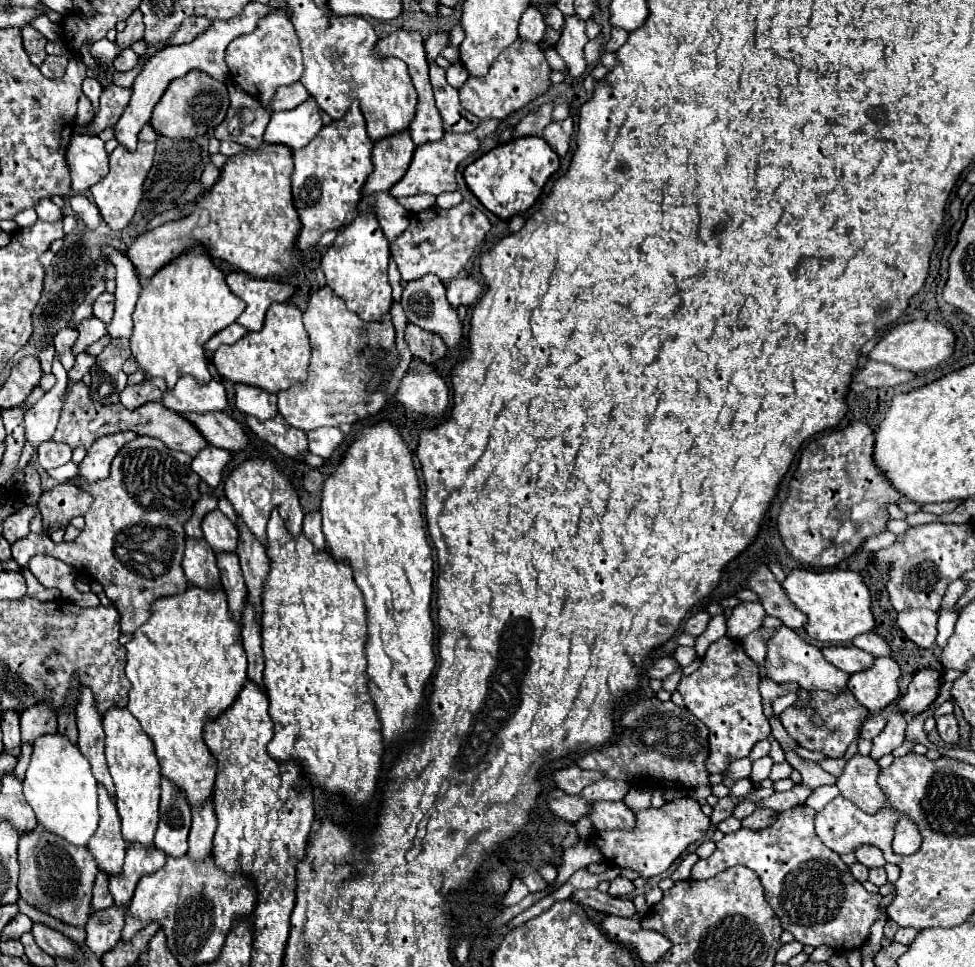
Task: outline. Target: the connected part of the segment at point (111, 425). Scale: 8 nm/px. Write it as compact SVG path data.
M82 381L74 383L72 387L66 389L60 421L58 421L58 427L56 427L56 433L52 439L68 443L72 449L74 447L88 449L100 435L112 435L112 433L120 433L120 431L136 431L138 435L156 437L170 449L188 453L190 457L208 445L206 439L196 431L196 427L192 423L188 423L182 415L176 415L174 411L168 411L160 401L144 403L142 407L136 407L136 409L126 409L122 403L102 405L90 397L90 387L86 387Z

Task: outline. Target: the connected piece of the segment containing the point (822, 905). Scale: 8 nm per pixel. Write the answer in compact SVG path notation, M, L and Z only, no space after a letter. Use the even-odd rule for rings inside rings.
M796 805L782 811L774 825L762 831L738 829L718 841L716 851L708 859L700 859L690 877L710 879L720 871L746 865L758 873L764 895L774 913L782 921L782 929L790 931L802 945L828 945L836 951L850 951L862 947L870 935L870 927L878 915L880 895L868 893L856 879L838 853L824 847L814 831L816 811L808 805Z

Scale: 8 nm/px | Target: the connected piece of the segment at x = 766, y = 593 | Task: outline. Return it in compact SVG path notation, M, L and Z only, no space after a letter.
M760 565L754 575L748 581L748 589L760 595L762 607L768 615L774 615L784 621L790 629L802 629L804 627L804 615L800 609L794 607L794 603L788 599L786 591L780 587L780 583L774 579L772 571L766 565Z

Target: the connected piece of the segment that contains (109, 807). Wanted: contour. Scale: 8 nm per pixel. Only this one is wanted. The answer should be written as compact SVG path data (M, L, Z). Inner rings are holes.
M98 785L98 807L100 807L100 823L92 839L88 841L88 849L98 861L98 867L108 875L120 873L126 853L126 841L120 833L120 815L116 809L116 799Z

